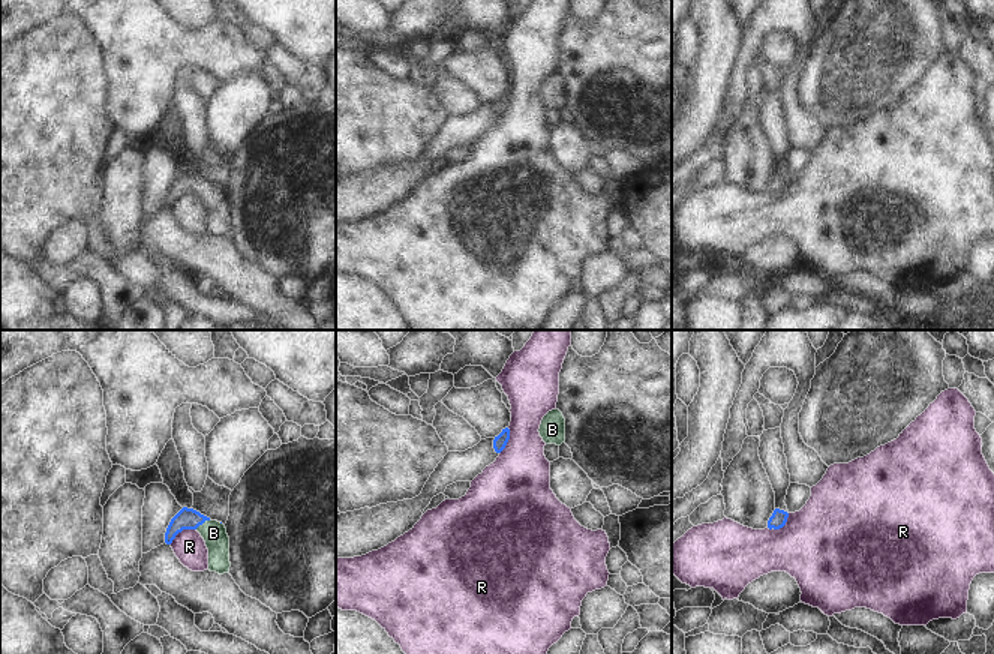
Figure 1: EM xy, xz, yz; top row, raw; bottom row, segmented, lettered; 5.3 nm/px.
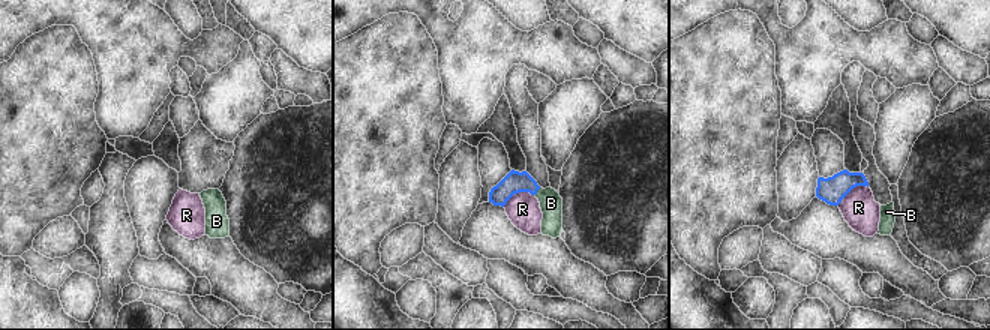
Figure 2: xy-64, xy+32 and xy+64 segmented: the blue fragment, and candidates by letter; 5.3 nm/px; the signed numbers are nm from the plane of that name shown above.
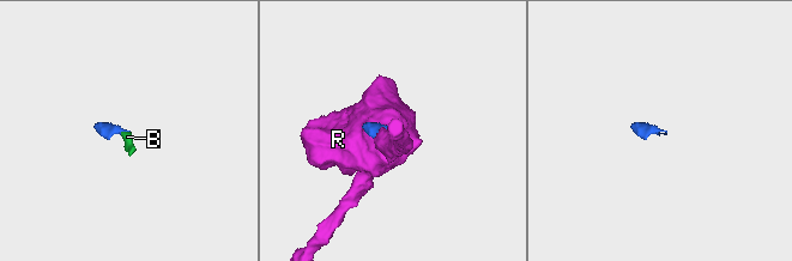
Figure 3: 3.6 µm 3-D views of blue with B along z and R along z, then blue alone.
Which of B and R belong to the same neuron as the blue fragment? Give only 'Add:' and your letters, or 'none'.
Add: B

